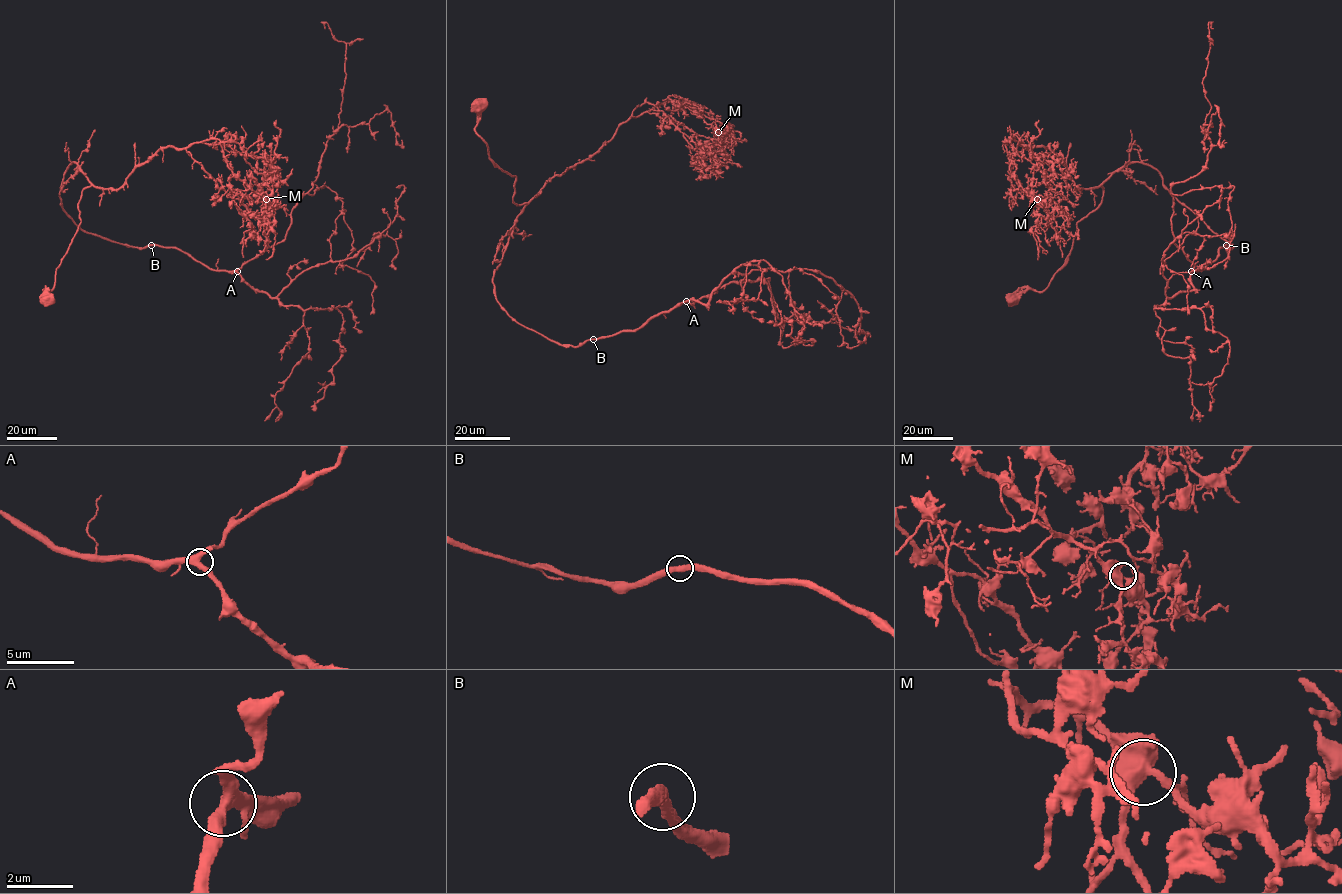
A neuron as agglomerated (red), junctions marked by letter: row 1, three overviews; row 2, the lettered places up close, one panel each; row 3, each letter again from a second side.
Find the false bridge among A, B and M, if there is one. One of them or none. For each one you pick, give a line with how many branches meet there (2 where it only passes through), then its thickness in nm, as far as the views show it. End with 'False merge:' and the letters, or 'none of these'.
False merge: none of these

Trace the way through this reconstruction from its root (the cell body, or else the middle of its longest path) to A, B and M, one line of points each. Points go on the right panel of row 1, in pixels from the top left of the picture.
A: (1011, 297), (1047, 287), (1076, 224), (1101, 203), (1102, 184), (1134, 162), (1153, 167), (1233, 247), (1191, 271)
B: (1011, 297), (1047, 287), (1076, 224), (1101, 203), (1102, 184), (1134, 162), (1153, 167), (1233, 247), (1226, 244)
M: (1011, 297), (1047, 287), (1103, 187), (1077, 189), (1050, 149), (1008, 139), (1010, 173), (1037, 199)

